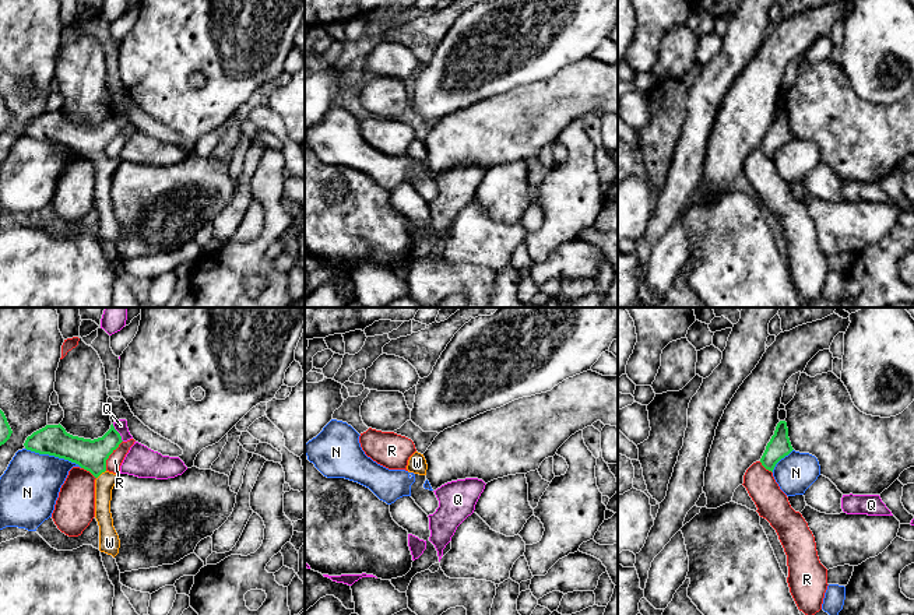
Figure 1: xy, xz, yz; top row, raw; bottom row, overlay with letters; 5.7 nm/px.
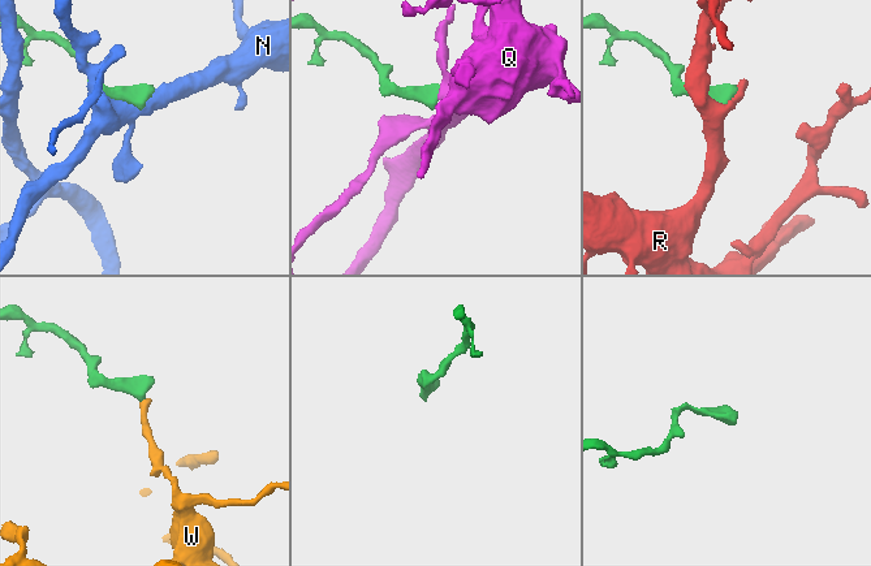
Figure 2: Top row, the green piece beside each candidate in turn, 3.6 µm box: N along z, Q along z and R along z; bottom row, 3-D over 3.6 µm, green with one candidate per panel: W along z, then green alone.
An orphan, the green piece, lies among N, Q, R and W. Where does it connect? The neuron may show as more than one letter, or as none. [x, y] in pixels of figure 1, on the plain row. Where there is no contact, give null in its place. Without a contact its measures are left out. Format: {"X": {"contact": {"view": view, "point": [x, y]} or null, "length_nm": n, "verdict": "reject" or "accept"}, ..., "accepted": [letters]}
{"N": {"contact": {"view": "xy", "point": [53, 141]}, "length_nm": 340, "verdict": "reject"}, "Q": {"contact": {"view": "xy", "point": [118, 119]}, "length_nm": 120, "verdict": "reject"}, "R": {"contact": {"view": "xy", "point": [109, 141]}, "length_nm": 200, "verdict": "reject"}, "W": {"contact": {"view": "xy", "point": [101, 160]}, "length_nm": 80, "verdict": "accept"}, "accepted": ["W"]}

